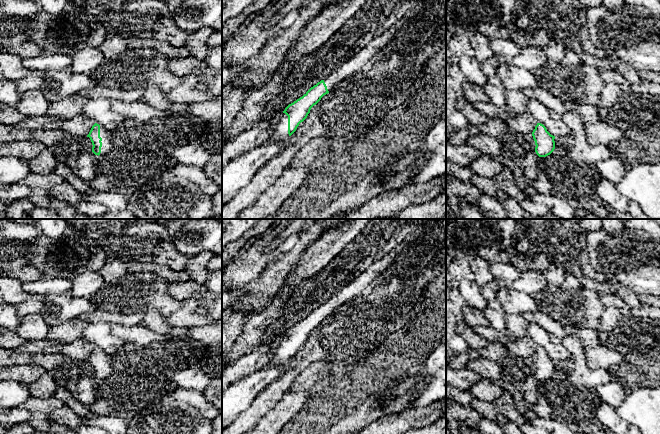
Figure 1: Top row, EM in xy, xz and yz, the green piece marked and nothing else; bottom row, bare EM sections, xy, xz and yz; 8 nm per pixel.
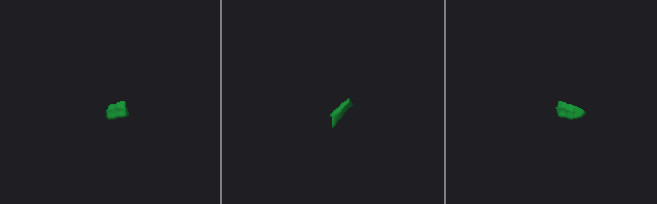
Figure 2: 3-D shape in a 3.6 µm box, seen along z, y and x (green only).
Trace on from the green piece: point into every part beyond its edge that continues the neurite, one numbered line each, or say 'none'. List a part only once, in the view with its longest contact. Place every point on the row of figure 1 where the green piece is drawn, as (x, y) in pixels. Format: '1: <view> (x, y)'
1: xy (107, 144)
2: xz (279, 135)

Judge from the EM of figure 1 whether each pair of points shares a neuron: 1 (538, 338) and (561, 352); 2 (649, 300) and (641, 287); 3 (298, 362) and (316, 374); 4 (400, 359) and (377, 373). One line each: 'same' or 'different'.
1: same
2: different
3: different
4: same

